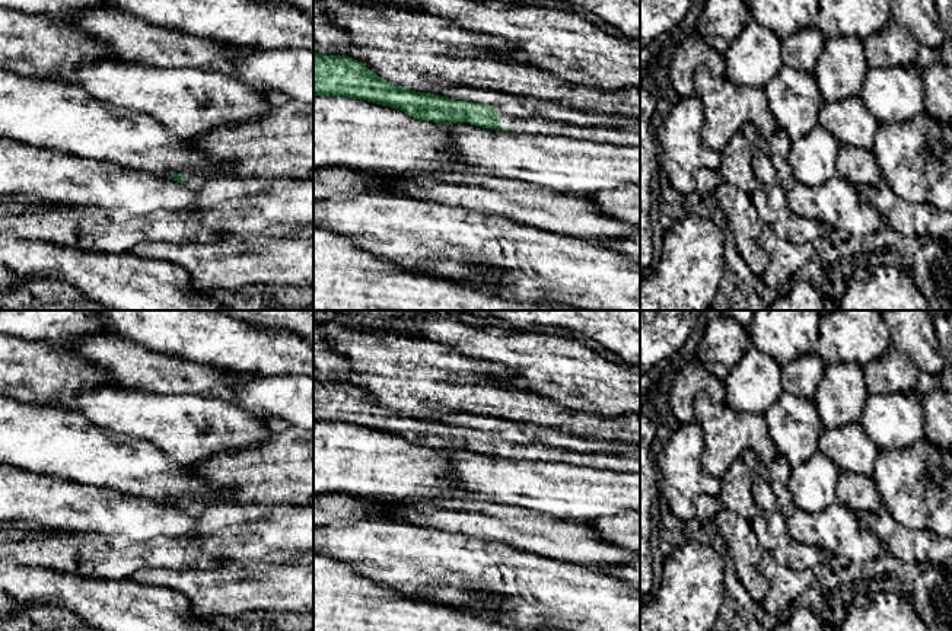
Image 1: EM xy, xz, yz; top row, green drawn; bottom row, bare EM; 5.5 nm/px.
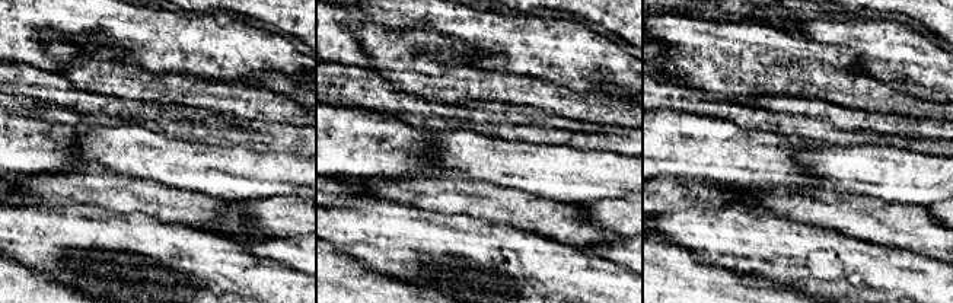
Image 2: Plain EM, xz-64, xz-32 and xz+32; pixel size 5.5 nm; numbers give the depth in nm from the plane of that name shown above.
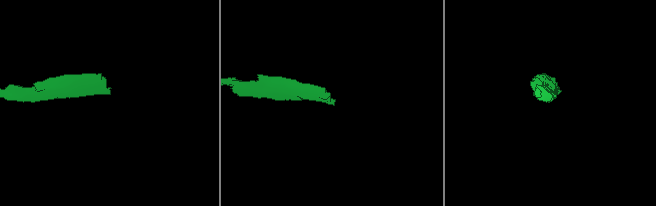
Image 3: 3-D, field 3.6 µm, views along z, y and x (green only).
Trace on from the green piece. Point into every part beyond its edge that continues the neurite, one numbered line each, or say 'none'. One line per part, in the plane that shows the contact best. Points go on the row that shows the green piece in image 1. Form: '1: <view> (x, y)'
1: xz (623, 136)

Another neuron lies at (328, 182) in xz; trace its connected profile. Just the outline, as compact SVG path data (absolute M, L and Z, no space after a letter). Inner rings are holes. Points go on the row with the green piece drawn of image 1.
M313 168L313 201L351 200L362 194L392 194L375 173L346 168Z

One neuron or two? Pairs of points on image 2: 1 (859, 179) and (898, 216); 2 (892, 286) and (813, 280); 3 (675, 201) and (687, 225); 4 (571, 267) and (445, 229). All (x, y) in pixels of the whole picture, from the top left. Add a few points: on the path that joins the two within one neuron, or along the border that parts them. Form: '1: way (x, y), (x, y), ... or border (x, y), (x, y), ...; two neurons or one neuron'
1: border (847, 191), (883, 200), (889, 204), (914, 206); two neurons
2: way (873, 280), (832, 280); one neuron
3: border (714, 209), (685, 209), (657, 216); two neurons
4: way (539, 267), (503, 267), (493, 257), (477, 257); one neuron

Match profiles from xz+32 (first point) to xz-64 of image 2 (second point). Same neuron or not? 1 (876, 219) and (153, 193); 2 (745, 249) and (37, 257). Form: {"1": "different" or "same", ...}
{"1": "same", "2": "same"}

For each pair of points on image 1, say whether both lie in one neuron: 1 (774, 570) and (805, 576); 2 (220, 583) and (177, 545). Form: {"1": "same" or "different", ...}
{"1": "same", "2": "different"}

